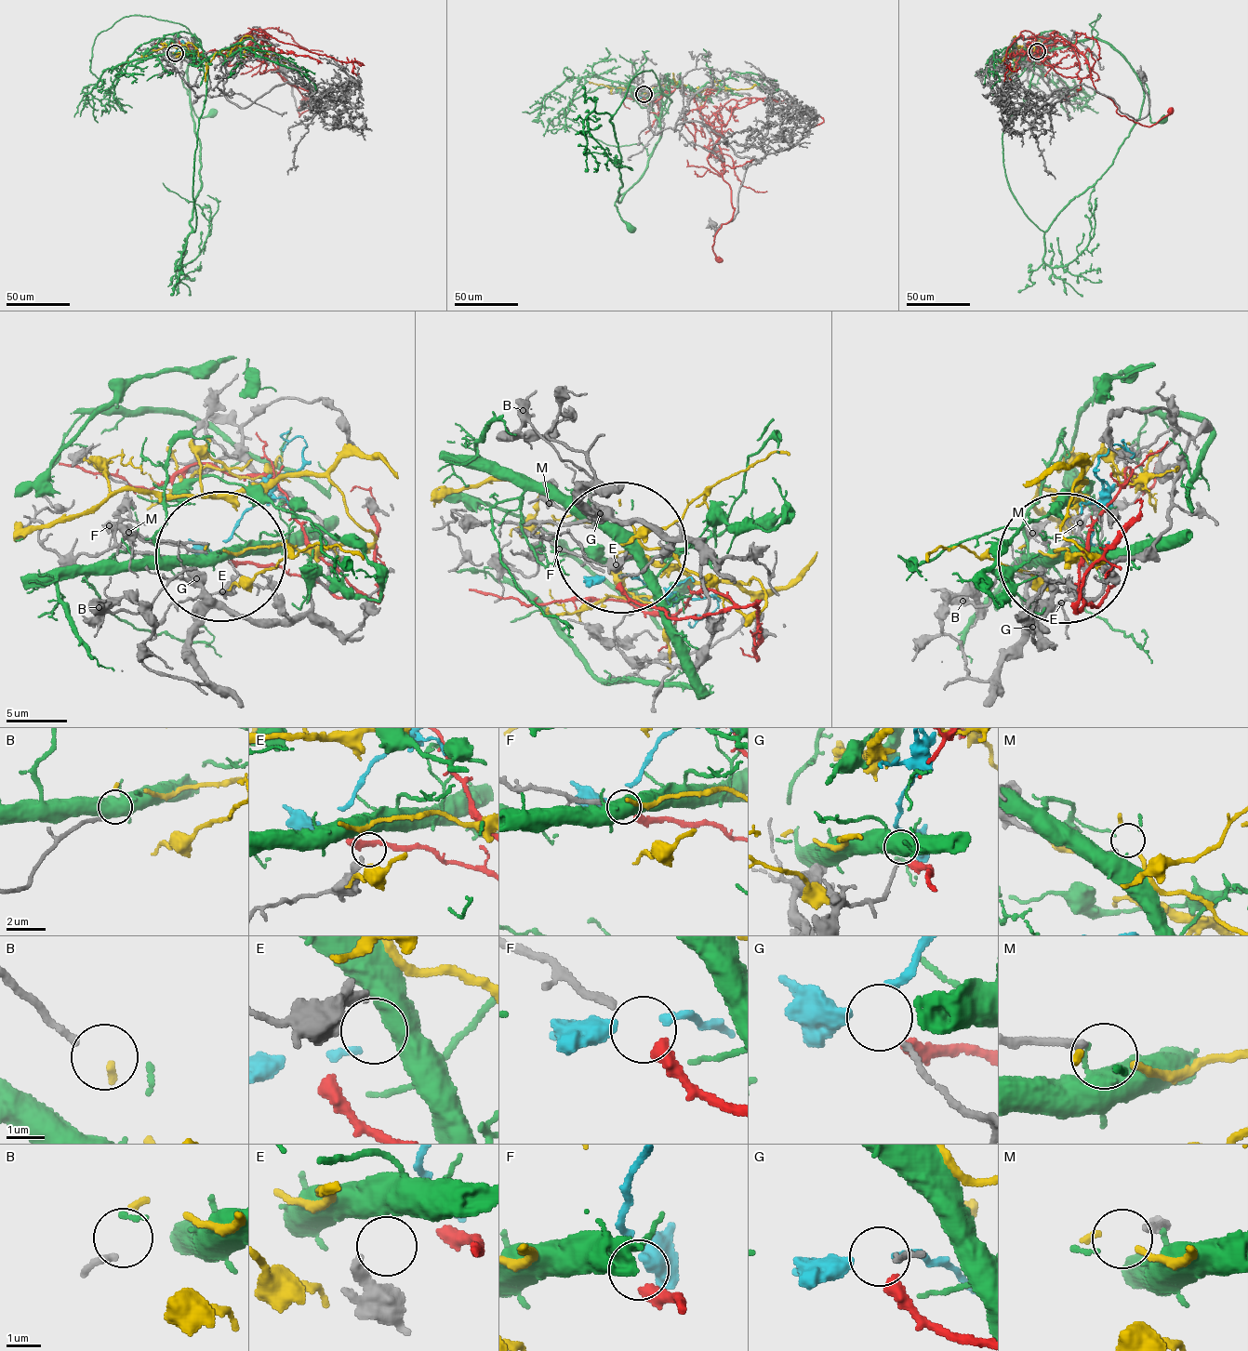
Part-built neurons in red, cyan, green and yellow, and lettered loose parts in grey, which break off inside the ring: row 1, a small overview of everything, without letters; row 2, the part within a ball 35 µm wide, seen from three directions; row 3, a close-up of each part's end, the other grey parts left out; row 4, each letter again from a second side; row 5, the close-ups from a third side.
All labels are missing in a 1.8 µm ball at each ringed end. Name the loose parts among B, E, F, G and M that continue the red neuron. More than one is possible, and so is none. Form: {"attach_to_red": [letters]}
{"attach_to_red": ["F"]}

